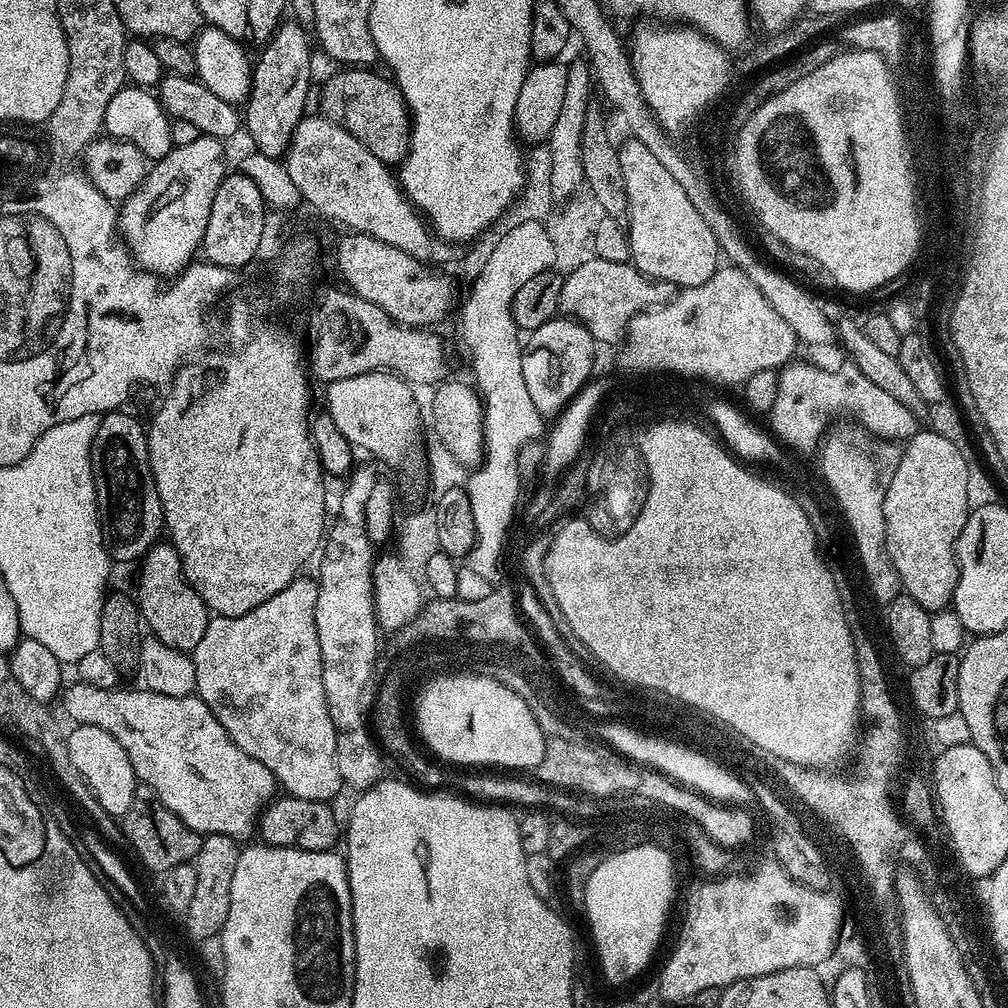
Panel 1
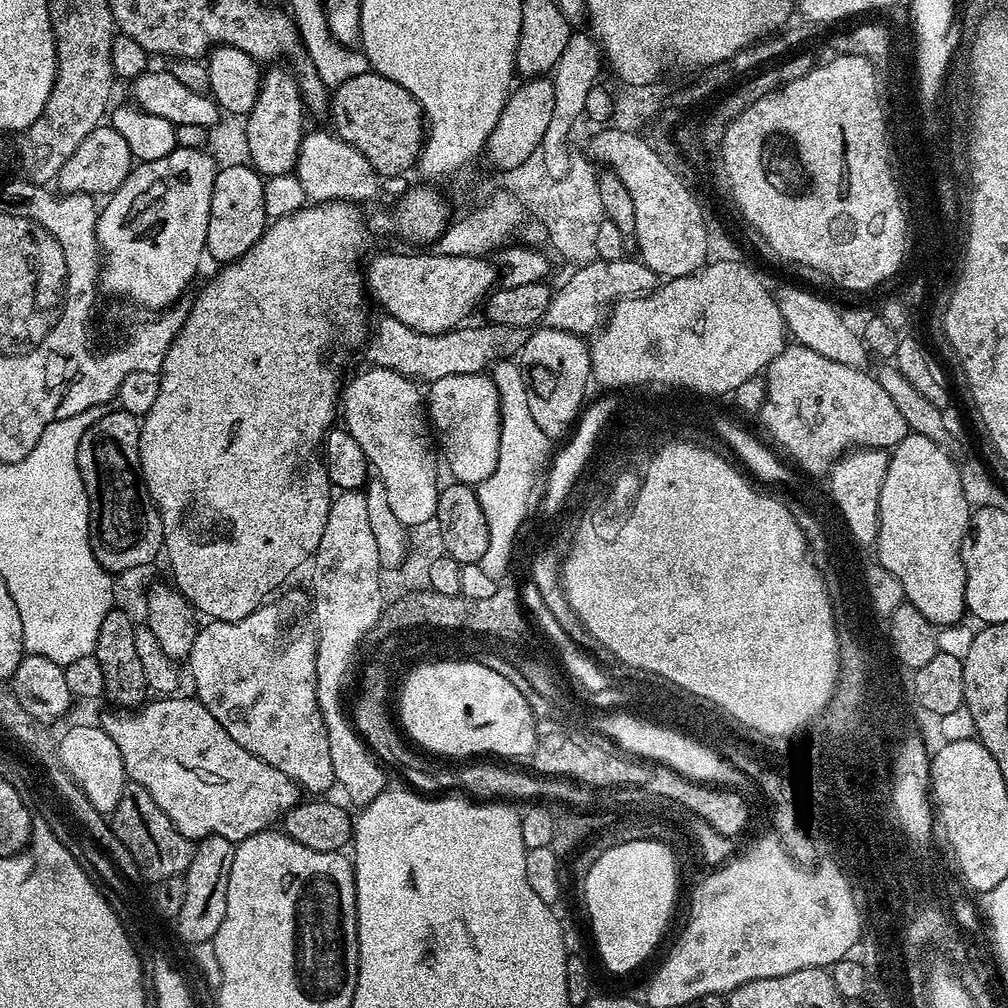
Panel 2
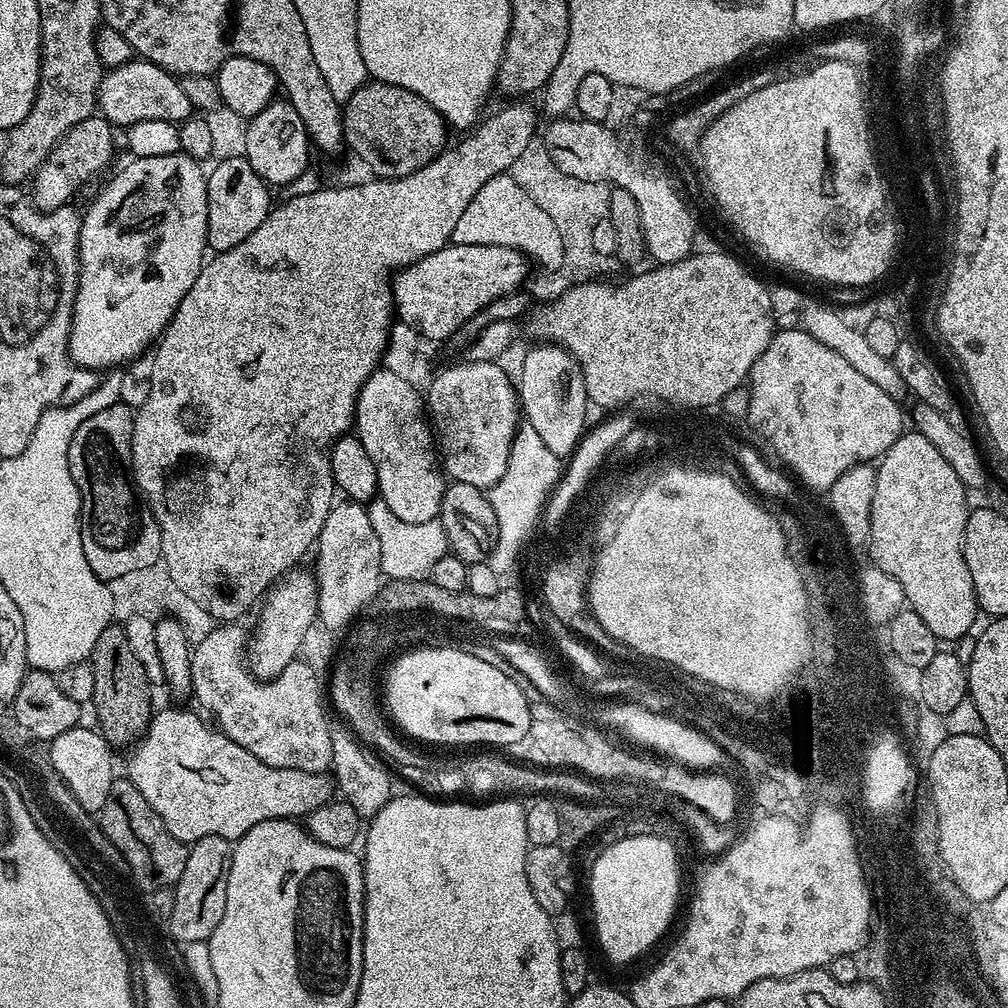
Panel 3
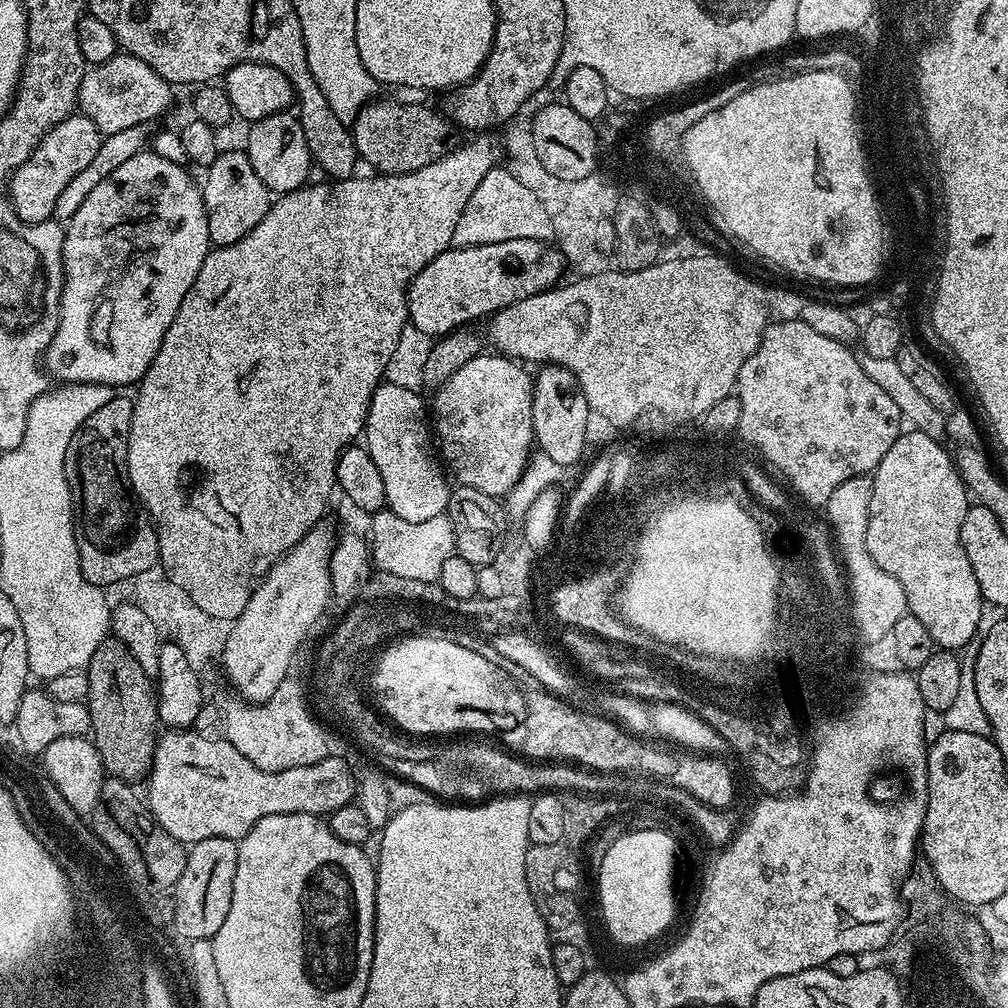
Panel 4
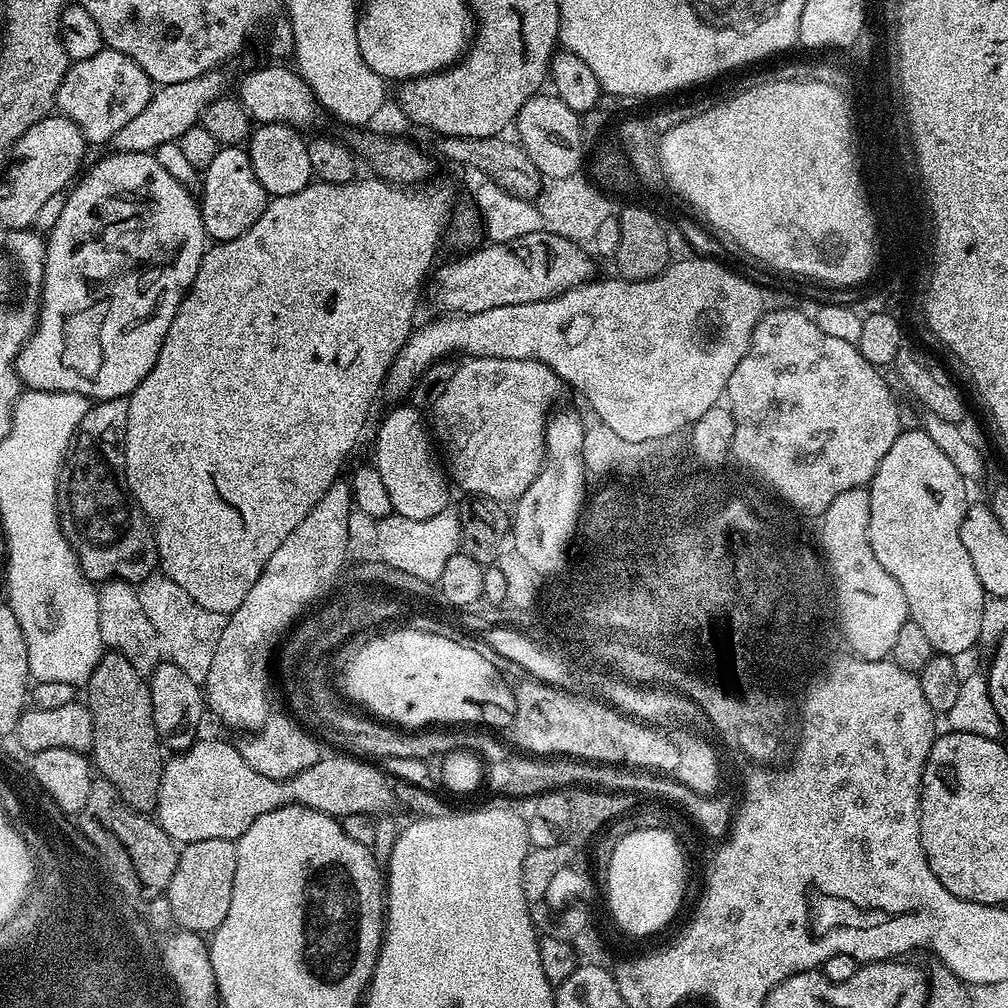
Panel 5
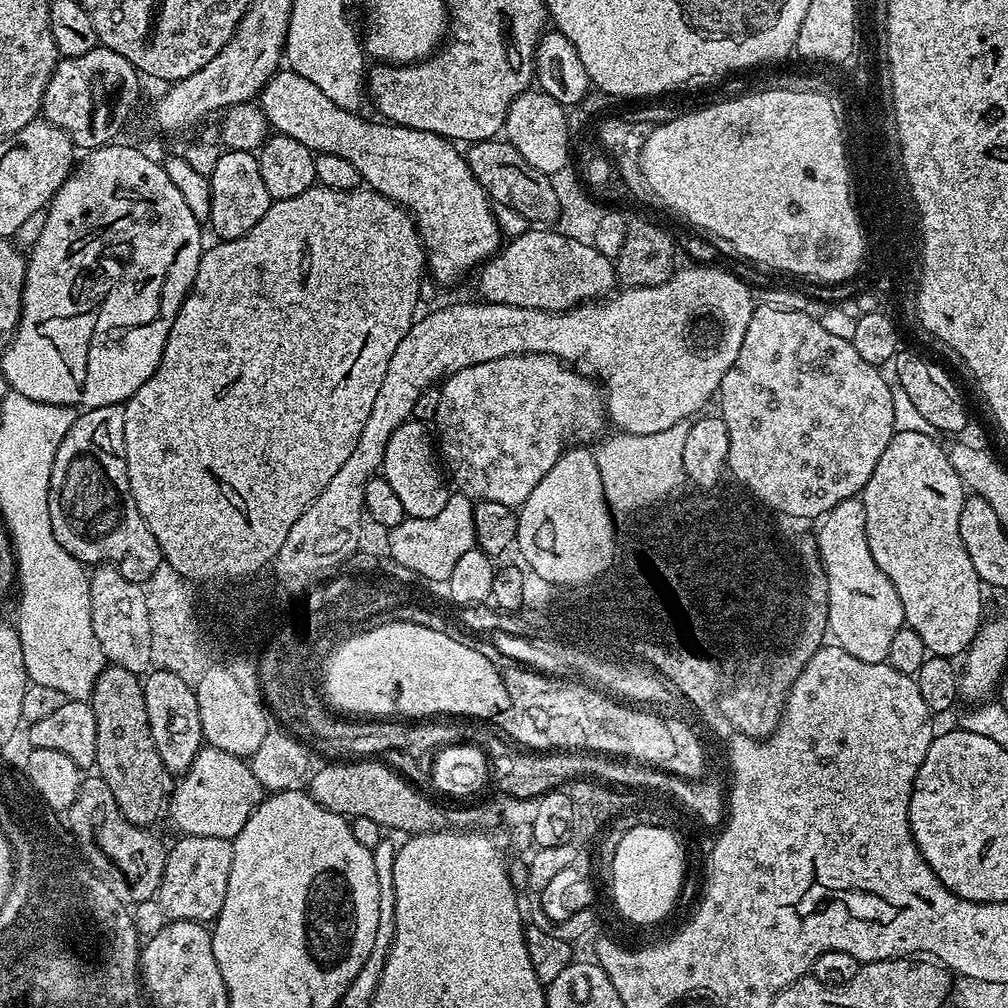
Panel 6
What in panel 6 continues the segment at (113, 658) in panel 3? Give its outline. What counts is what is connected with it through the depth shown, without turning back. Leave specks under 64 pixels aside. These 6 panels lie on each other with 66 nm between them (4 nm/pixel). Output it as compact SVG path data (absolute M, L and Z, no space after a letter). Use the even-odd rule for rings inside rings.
M109 663L98 674L90 697L96 727L95 771L110 786L118 810L130 822L152 826L165 811L169 785L164 785L164 763L150 734L150 718L146 718L146 698L139 675L120 665Z

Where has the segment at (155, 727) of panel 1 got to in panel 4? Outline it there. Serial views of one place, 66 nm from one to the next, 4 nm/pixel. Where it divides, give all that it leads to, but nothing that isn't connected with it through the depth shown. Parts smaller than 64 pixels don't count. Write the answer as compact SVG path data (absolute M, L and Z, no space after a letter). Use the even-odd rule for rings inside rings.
M168 730L156 741L152 771L146 777L148 811L160 823L162 830L185 846L202 842L206 838L230 838L239 842L262 818L270 814L306 814L323 817L342 806L353 803L354 776L335 754L314 762L314 766L294 766L294 770L258 770L246 754L238 754L230 741L217 738L207 740L196 730Z

